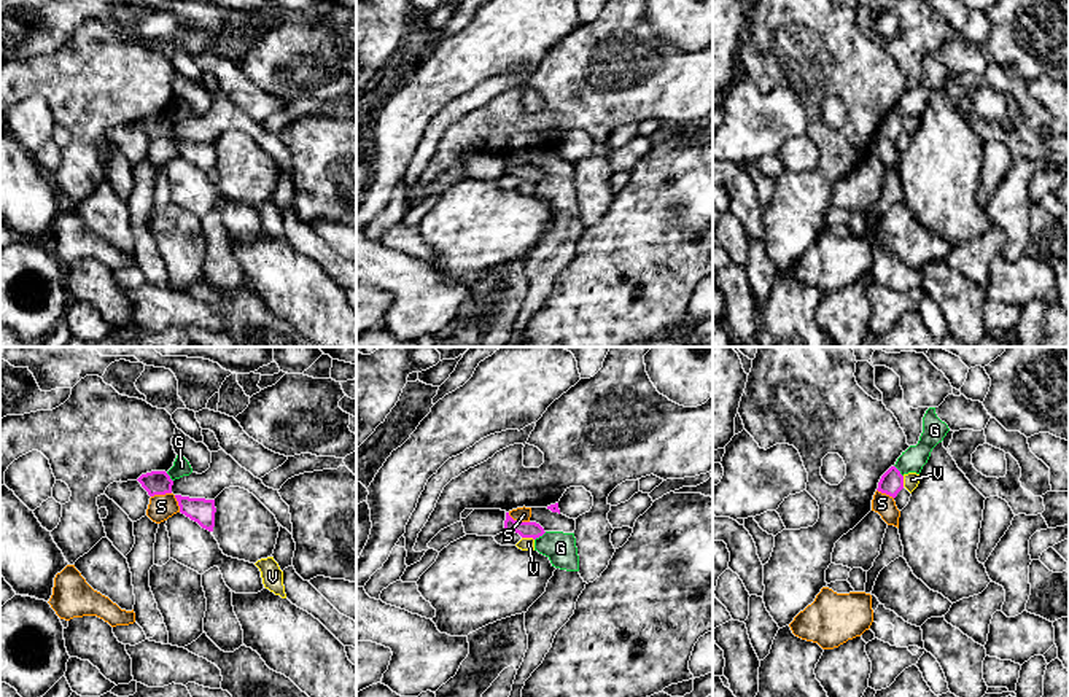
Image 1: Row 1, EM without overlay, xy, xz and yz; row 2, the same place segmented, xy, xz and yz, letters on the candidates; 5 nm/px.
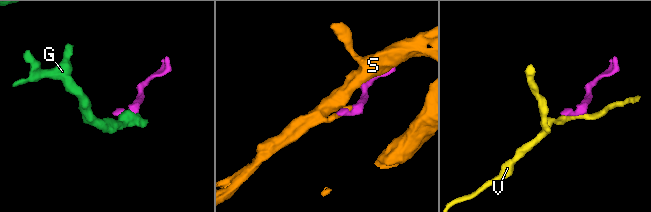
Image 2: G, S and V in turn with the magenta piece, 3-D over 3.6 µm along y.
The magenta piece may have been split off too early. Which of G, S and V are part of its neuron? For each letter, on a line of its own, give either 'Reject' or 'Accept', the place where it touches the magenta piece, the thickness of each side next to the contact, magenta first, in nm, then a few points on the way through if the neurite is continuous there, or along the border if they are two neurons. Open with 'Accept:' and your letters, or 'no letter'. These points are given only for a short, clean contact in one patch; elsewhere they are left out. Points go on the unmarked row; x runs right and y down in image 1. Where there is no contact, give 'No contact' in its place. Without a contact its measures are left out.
Accept: no letter
G: Reject. Touches magenta at xz (540, 179). Thickness 80 nm (magenta) against 160 nm. Boundary: xz (546, 175), (535, 183)
S: Reject. Touches magenta at xz (519, 164). Thickness 80 nm (magenta) against 70 nm
V: Reject. Touches magenta at xz (528, 180). Thickness 80 nm (magenta) against 60 nm

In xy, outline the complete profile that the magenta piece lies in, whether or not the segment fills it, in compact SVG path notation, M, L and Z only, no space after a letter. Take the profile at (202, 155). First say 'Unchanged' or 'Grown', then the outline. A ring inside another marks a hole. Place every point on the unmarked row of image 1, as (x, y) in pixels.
Unchanged. M175 138L180 156L197 165L202 172L213 175L215 170L215 143L189 142Z

